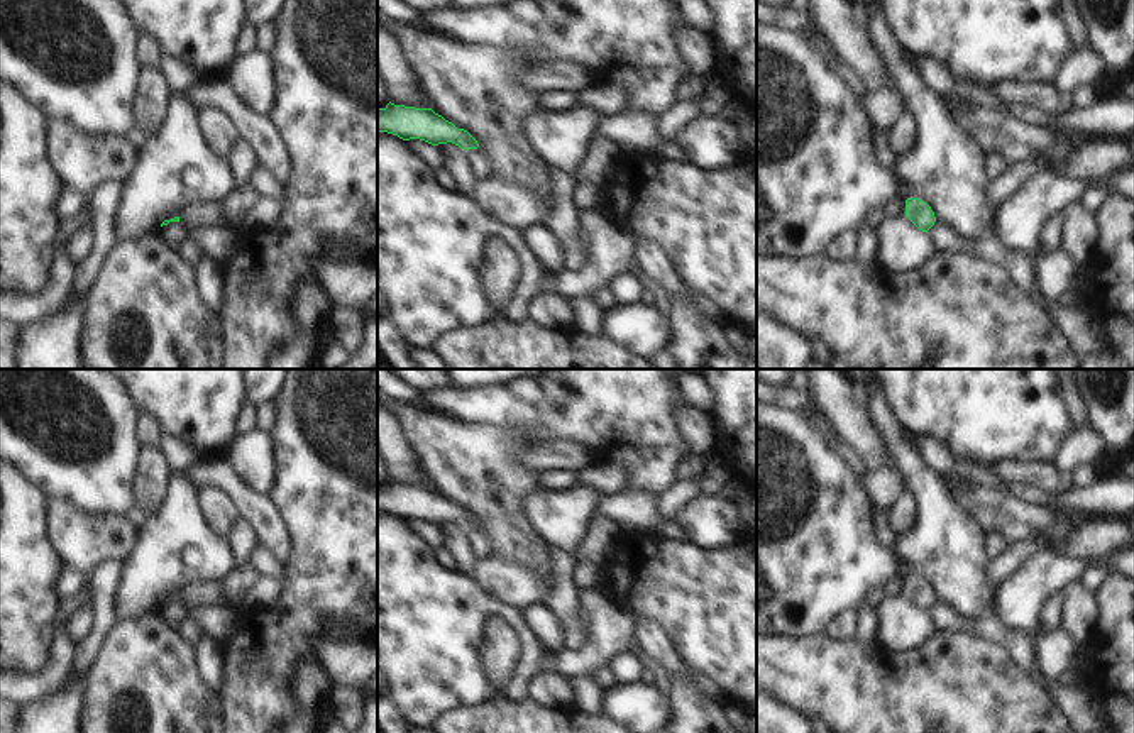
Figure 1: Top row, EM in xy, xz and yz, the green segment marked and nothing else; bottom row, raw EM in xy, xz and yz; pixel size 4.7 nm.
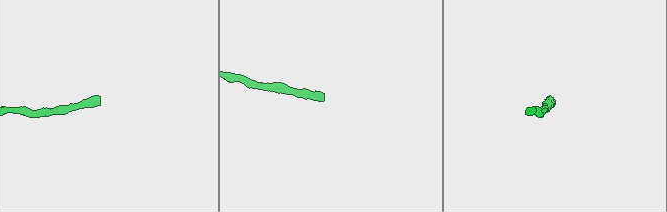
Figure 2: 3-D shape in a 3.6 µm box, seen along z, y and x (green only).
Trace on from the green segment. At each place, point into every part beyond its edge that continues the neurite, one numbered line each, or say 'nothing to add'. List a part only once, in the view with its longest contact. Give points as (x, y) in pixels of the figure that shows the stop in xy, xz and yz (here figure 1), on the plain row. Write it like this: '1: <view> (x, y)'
1: xy (264, 593).

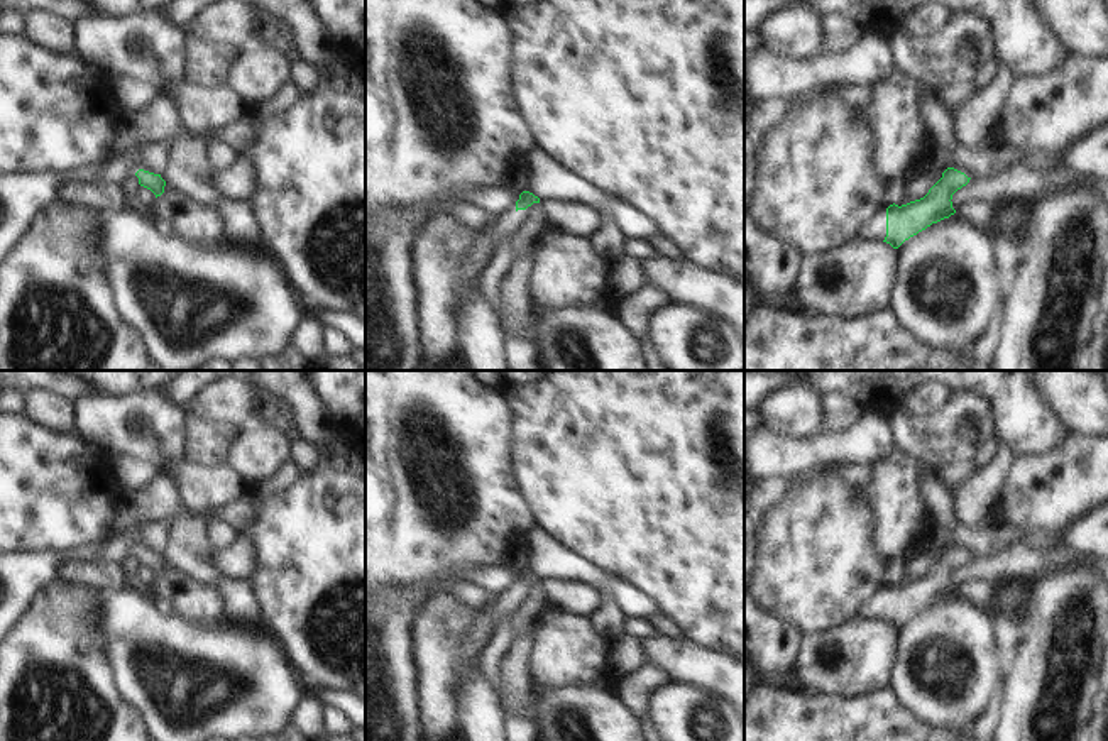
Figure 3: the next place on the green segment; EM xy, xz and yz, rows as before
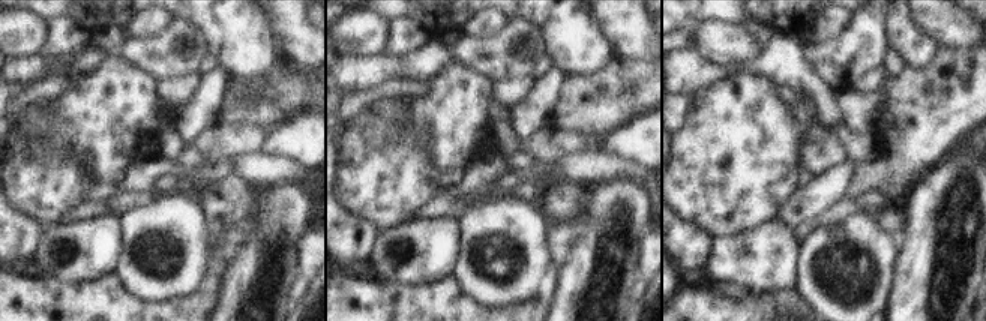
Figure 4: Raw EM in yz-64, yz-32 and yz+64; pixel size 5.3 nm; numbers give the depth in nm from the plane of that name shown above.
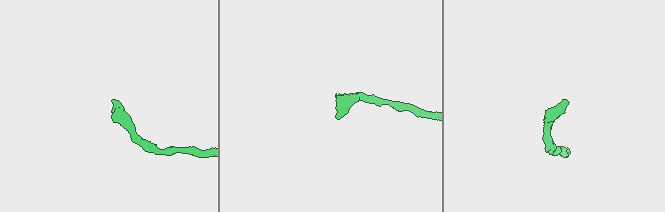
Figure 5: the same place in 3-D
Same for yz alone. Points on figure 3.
1: yz (875, 609).

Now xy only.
nothing to add.

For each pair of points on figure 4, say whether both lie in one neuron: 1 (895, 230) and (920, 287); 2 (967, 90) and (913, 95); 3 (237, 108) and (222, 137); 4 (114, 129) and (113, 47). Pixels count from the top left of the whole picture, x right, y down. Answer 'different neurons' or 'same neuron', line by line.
1: different neurons
2: same neuron
3: different neurons
4: different neurons

